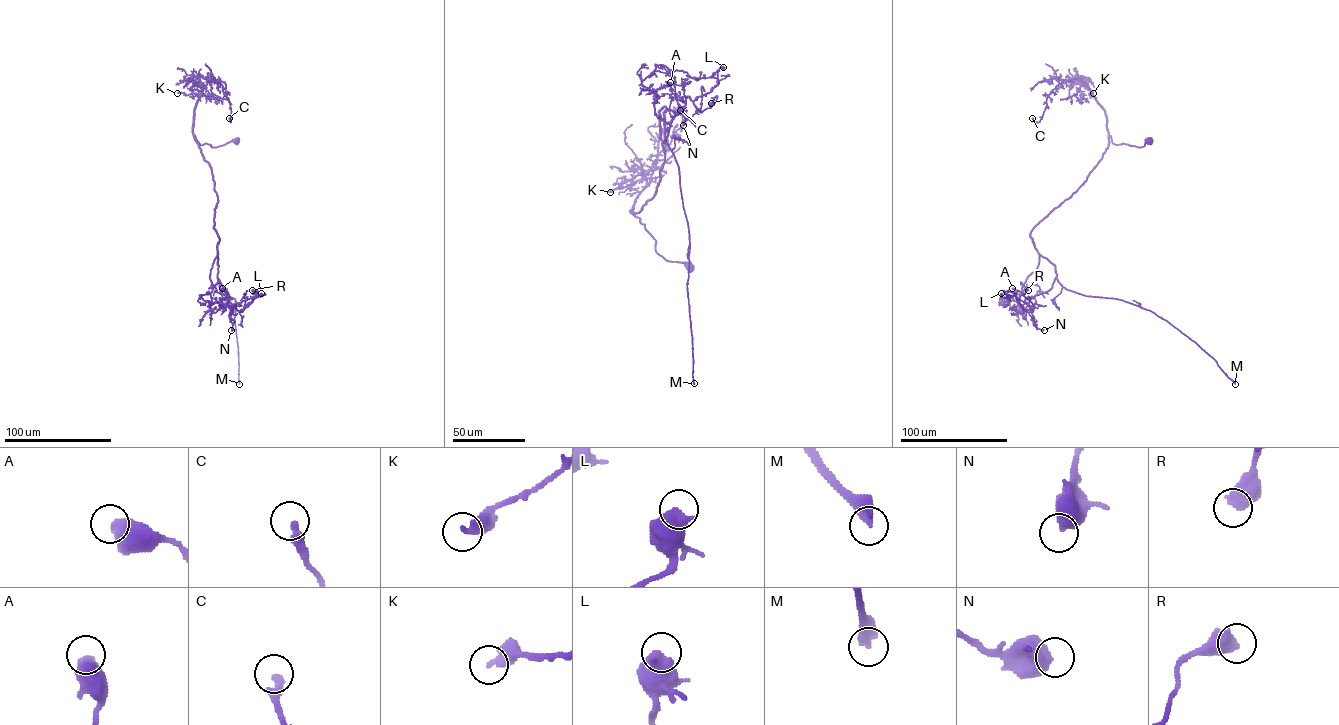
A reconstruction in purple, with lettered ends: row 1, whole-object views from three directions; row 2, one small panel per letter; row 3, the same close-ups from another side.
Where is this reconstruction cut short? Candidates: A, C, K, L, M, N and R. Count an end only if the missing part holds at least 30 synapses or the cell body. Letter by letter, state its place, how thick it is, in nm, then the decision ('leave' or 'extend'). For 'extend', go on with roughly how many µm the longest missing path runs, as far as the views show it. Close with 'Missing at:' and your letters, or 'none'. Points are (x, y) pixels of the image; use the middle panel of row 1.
A: at (670, 82); 600 nm thick; leave
C: at (680, 110); 340 nm thick; leave
K: at (610, 192); 420 nm thick; leave
L: at (723, 67); 750 nm thick; leave
M: at (694, 383); 500 nm thick; extend; about 350 µm are missing
N: at (683, 125); 600 nm thick; leave
R: at (711, 103); 600 nm thick; leave
Missing at: M

